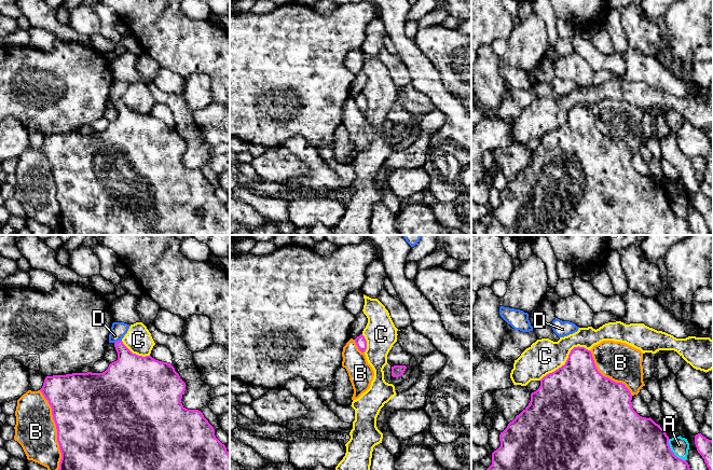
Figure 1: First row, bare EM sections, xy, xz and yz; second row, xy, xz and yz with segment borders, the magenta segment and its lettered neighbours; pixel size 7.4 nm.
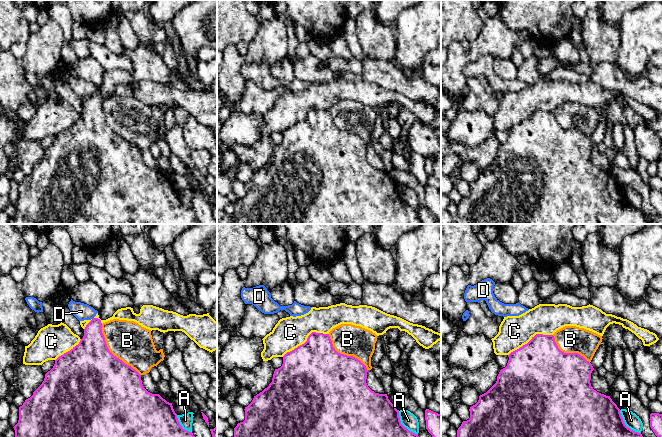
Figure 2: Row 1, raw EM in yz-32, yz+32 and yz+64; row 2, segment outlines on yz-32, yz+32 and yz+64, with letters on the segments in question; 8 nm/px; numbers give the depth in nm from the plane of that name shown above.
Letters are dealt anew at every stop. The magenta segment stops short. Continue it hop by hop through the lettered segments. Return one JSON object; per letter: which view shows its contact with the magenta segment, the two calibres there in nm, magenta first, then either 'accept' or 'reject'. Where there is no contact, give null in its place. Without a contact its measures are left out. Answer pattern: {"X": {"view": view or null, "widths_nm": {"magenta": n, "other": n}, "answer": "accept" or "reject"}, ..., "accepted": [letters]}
{"A": {"view": "yz", "widths_nm": {"magenta": 500, "other": 140}, "answer": "reject"}, "B": {"view": "xy", "widths_nm": {"magenta": 500, "other": 300}, "answer": "reject"}, "C": {"view": "yz", "widths_nm": {"magenta": 440, "other": 260}, "answer": "reject"}, "D": {"view": "xy", "widths_nm": {"magenta": 280, "other": 120}, "answer": "reject"}, "accepted": []}

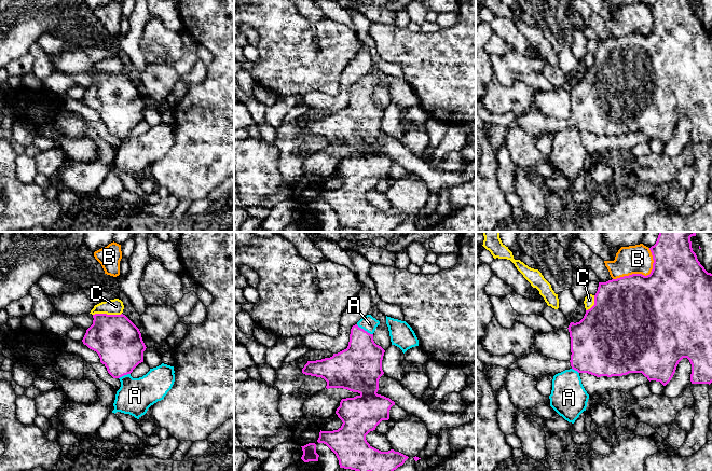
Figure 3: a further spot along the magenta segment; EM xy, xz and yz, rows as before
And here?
{"A": {"view": "xz", "widths_nm": {"magenta": 320, "other": 120}, "answer": "accept"}, "B": {"view": "yz", "widths_nm": {"magenta": 500, "other": 220}, "answer": "reject"}, "C": {"view": "xy", "widths_nm": {"magenta": 360, "other": 120}, "answer": "reject"}, "accepted": ["A"]}

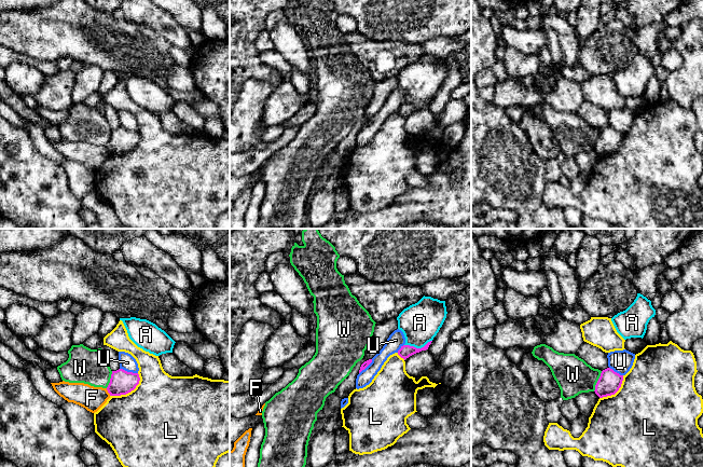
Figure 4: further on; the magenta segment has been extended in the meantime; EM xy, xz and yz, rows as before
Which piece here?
{"A": {"view": "xz", "widths_nm": {"magenta": 90, "other": 300}, "answer": "reject"}, "F": {"view": "xy", "widths_nm": {"magenta": 180, "other": 180}, "answer": "reject"}, "L": {"view": "xy", "widths_nm": {"magenta": 180, "other": 480}, "answer": "reject"}, "U": {"view": "xy", "widths_nm": {"magenta": 180, "other": 120}, "answer": "reject"}, "W": {"view": "yz", "widths_nm": {"magenta": 170, "other": 280}, "answer": "reject"}, "accepted": []}

